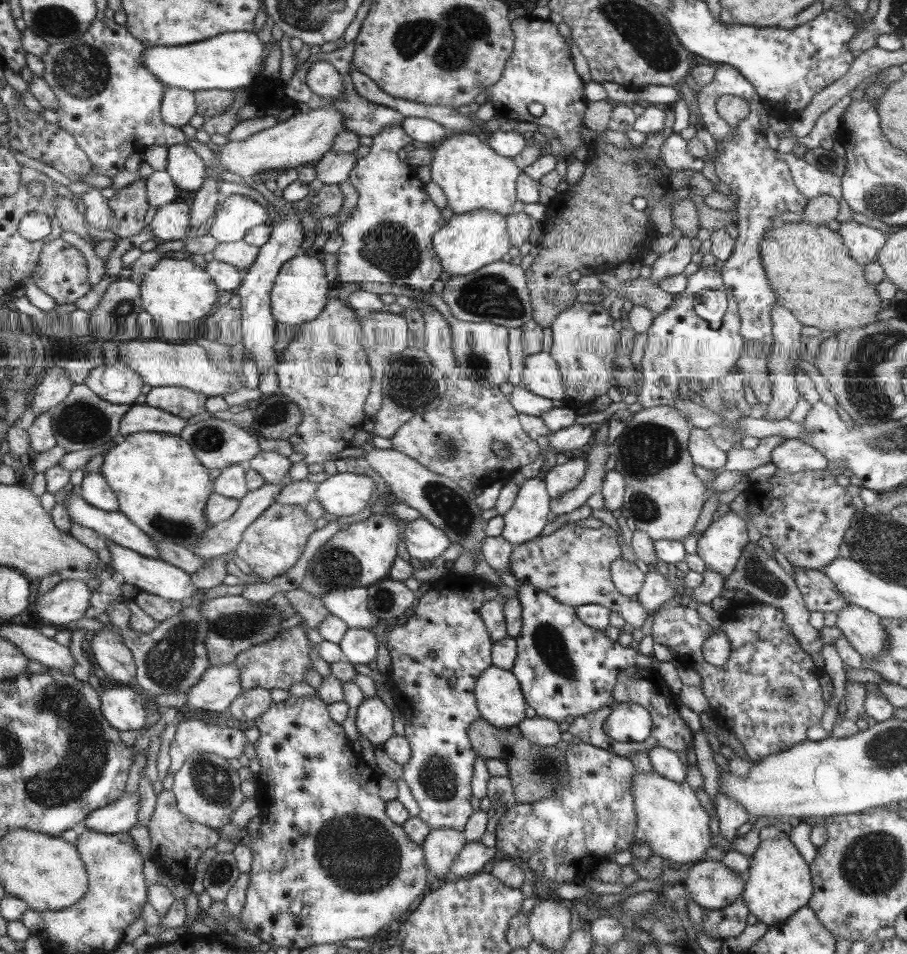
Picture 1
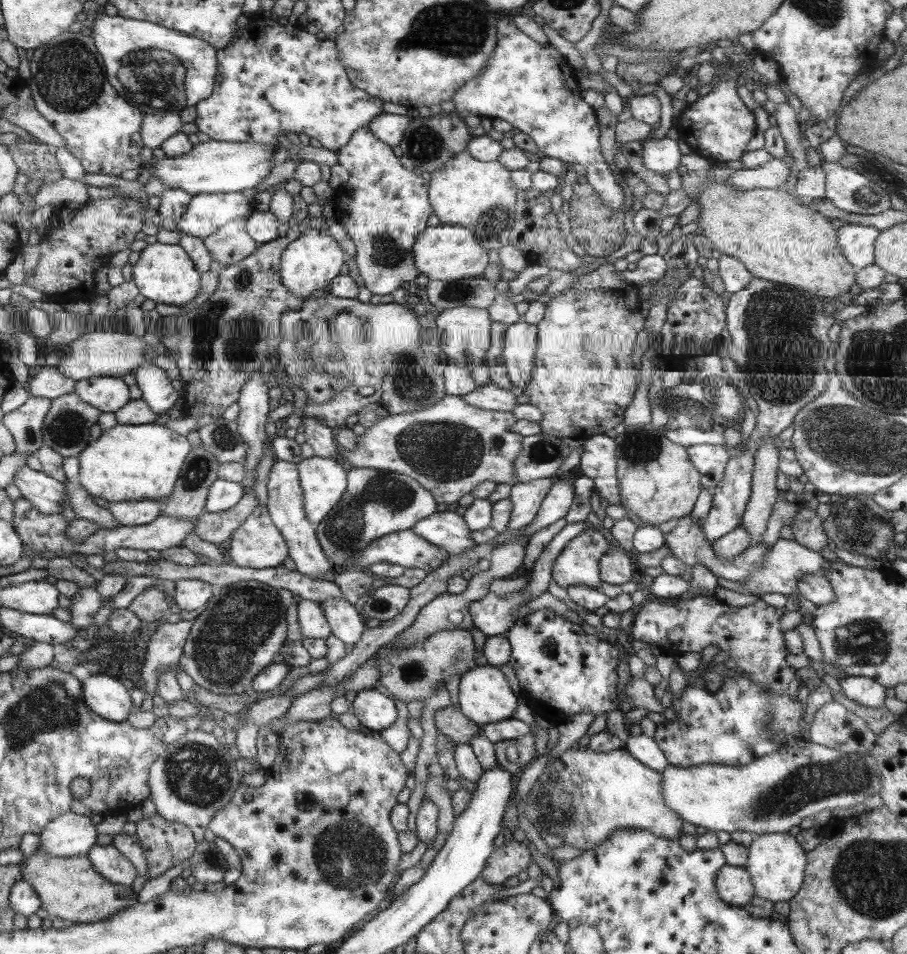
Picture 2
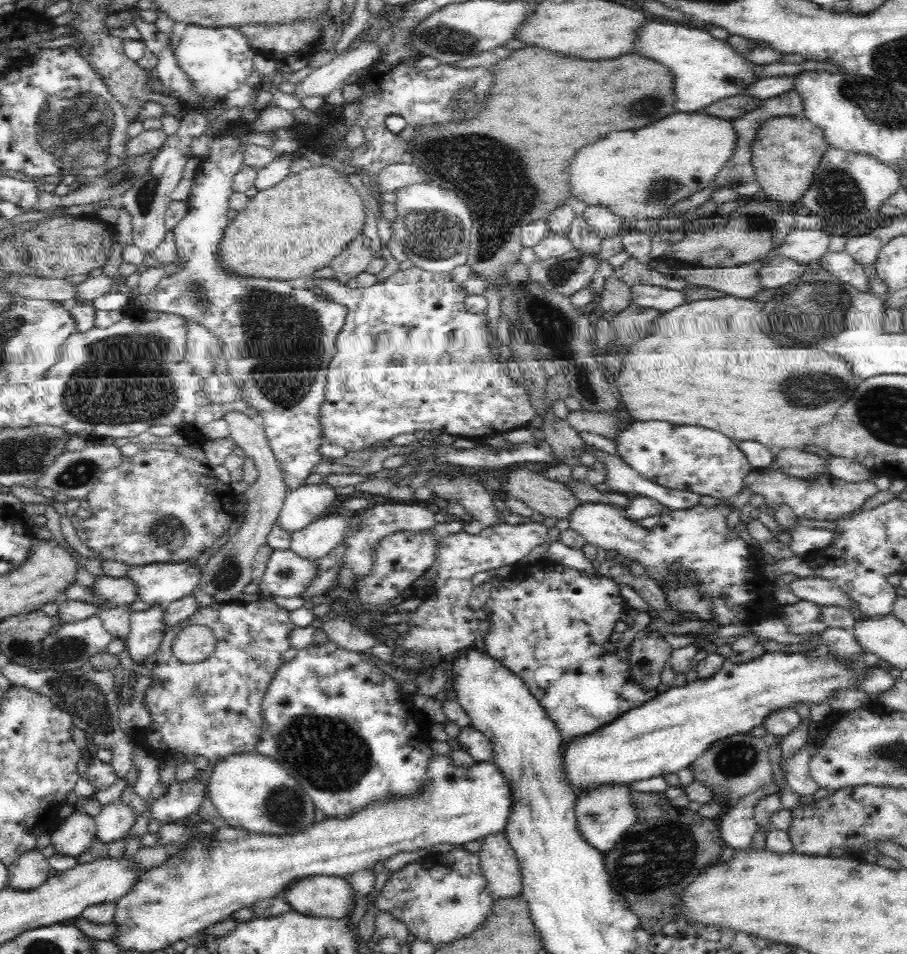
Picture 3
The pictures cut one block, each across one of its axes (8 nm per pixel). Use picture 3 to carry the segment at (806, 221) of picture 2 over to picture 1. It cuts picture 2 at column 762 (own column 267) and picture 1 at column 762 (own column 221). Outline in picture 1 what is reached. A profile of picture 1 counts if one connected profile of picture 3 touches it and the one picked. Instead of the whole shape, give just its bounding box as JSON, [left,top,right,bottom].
[760,222,882,333]

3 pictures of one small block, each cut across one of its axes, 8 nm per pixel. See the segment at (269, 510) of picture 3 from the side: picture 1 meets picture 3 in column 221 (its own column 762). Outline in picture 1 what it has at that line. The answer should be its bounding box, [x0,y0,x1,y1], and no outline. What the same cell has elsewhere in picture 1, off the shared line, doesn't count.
[723,540,824,658]

